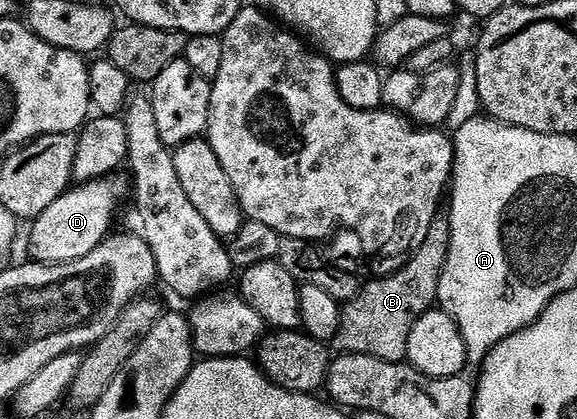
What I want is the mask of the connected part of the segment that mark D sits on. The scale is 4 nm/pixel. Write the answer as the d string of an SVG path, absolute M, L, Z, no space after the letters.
M120 176L100 178L98 182L85 182L68 189L56 202L49 204L39 218L34 219L31 230L30 257L37 262L54 264L72 262L81 256L89 256L93 248L103 243L112 233L111 221L119 201L129 194L129 182Z

